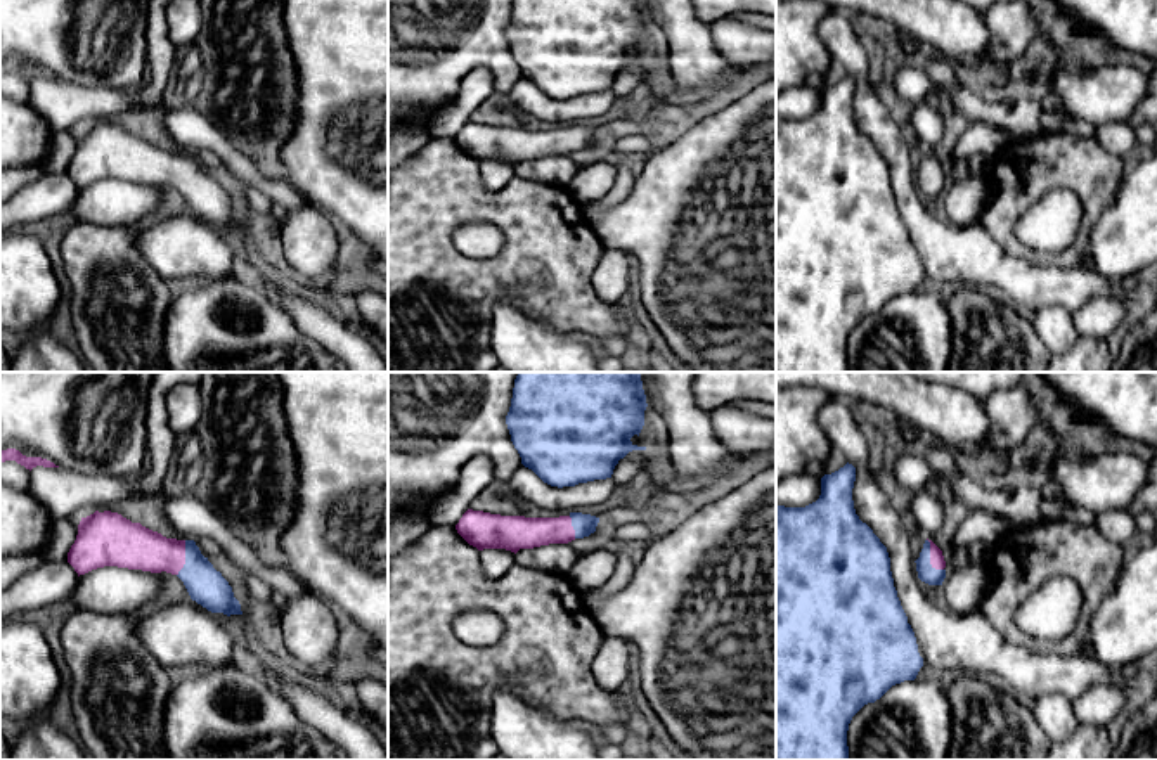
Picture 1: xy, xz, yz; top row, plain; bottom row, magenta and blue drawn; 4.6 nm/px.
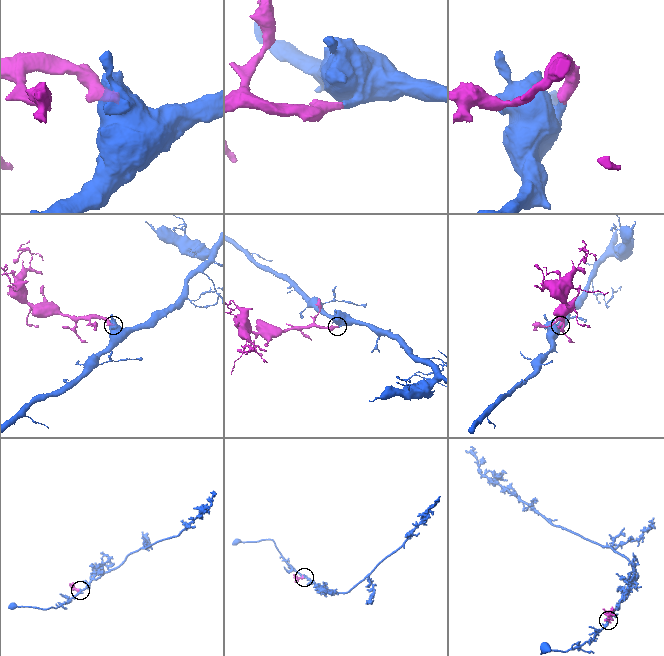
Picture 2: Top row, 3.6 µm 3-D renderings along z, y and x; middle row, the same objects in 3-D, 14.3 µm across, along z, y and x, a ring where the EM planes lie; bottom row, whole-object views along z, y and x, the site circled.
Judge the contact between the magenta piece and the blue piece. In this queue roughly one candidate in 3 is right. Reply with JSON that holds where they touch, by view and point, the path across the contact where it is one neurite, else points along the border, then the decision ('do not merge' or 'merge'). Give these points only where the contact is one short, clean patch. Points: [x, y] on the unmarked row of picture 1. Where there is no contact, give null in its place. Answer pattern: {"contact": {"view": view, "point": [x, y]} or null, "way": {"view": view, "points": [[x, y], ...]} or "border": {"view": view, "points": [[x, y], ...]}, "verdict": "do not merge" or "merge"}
{"contact": {"view": "yz", "point": [930, 170]}, "way": {"view": "yz", "points": [[937, 173], [930, 170], [930, 179], [925, 184]]}, "verdict": "merge"}

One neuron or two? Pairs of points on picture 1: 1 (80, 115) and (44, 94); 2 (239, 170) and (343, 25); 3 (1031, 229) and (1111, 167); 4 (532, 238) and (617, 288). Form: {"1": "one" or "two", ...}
{"1": "one", "2": "two", "3": "two", "4": "two"}

